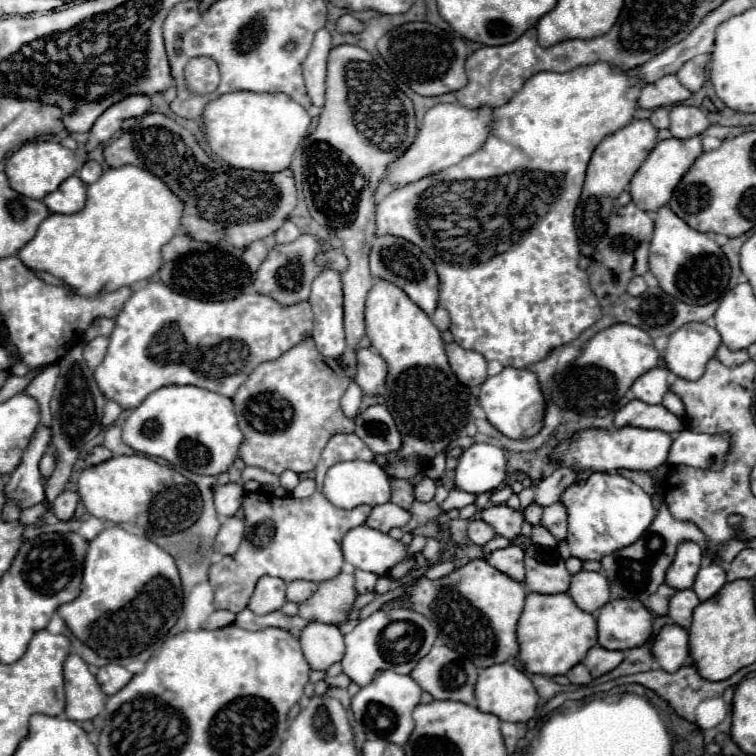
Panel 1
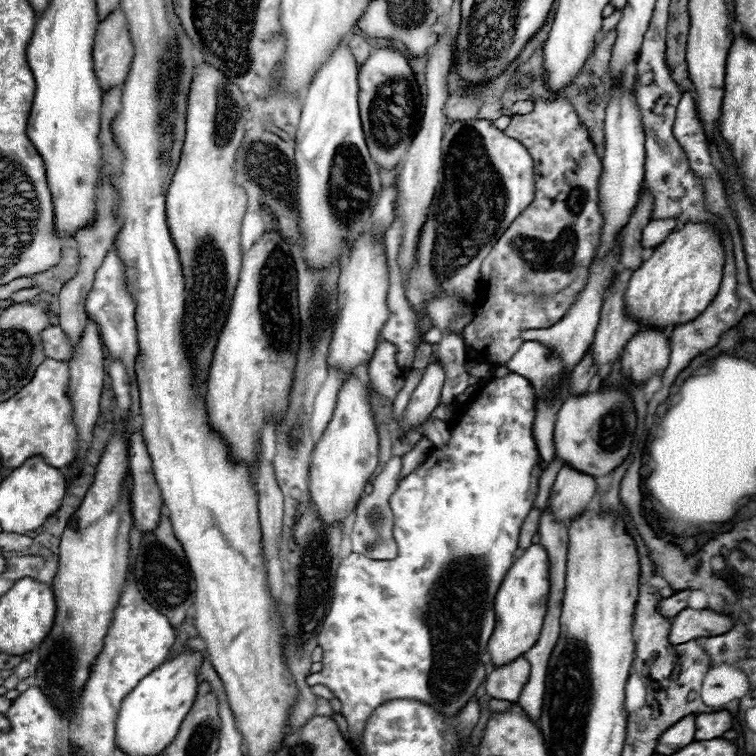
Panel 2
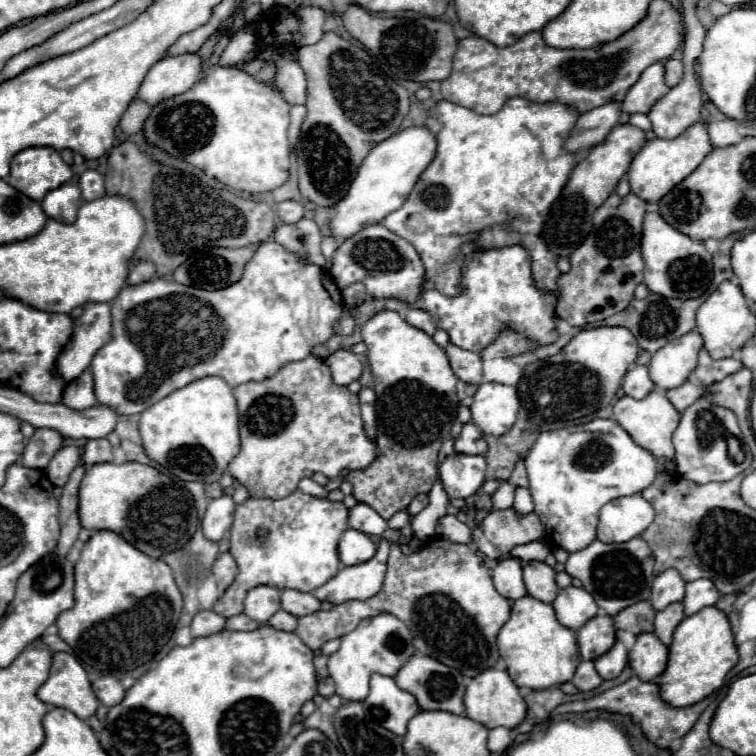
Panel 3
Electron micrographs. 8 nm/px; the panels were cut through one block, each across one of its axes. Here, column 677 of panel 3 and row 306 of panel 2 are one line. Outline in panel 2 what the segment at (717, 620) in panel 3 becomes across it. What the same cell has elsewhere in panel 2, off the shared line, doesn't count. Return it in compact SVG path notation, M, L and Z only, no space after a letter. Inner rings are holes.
M688 222L668 234L668 238L654 248L652 256L632 272L632 282L628 282L628 306L632 306L632 314L640 318L642 326L650 324L672 330L680 322L696 318L696 314L712 302L716 290L720 290L722 270L724 246L720 232L706 222Z

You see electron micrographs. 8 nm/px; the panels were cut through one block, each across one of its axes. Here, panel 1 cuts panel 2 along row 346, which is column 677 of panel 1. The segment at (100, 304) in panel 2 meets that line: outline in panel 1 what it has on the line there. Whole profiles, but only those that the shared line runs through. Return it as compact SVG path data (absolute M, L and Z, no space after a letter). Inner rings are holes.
M674 106L670 110L670 132L674 138L700 136L710 126L706 114L694 106Z

